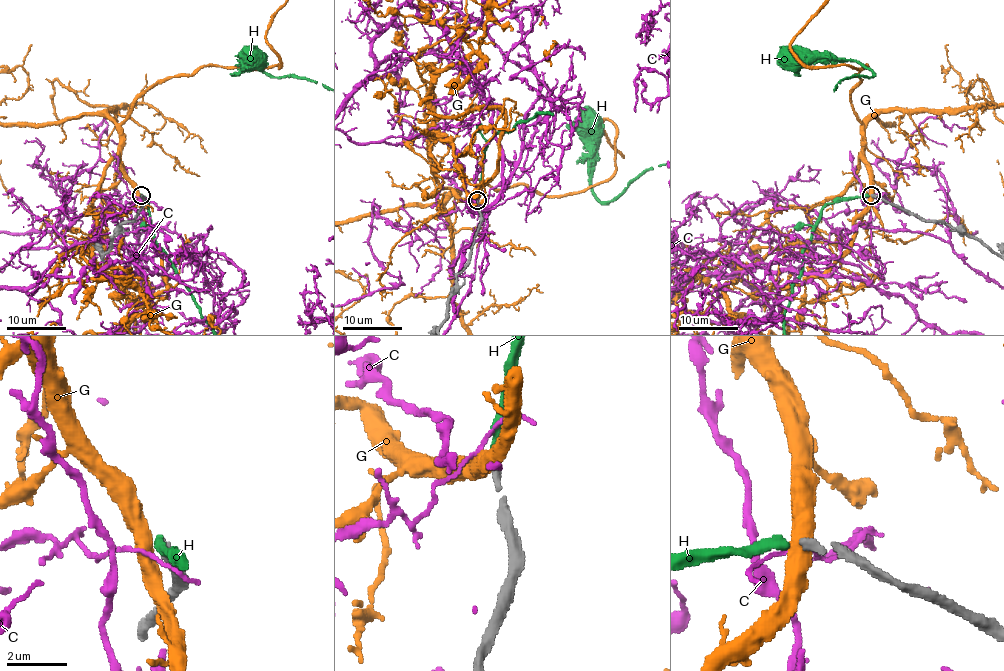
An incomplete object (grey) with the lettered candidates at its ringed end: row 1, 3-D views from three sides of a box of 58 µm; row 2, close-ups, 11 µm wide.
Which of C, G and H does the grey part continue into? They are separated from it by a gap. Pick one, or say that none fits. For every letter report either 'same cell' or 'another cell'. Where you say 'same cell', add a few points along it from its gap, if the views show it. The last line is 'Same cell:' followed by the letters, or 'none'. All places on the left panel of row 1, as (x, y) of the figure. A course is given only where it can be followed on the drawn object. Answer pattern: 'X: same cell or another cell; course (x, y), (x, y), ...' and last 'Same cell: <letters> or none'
C: another cell
G: another cell
H: same cell
Same cell: H

